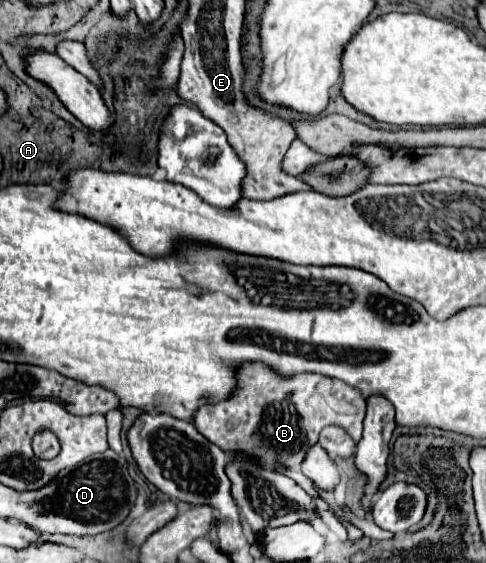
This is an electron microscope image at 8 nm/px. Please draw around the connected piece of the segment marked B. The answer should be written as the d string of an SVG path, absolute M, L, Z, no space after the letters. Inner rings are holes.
M245 365L245 369L241 369L241 389L237 389L237 397L229 397L229 401L219 401L217 405L203 405L201 411L197 411L195 427L225 453L243 451L255 455L265 467L275 469L279 461L297 469L307 449L317 443L317 437L319 445L333 457L351 457L355 453L355 441L361 439L363 419L365 399L359 389L345 385L345 381L321 377L317 373L287 379L277 377L277 373L265 369L265 365ZM329 425L341 425L349 435L341 427Z

